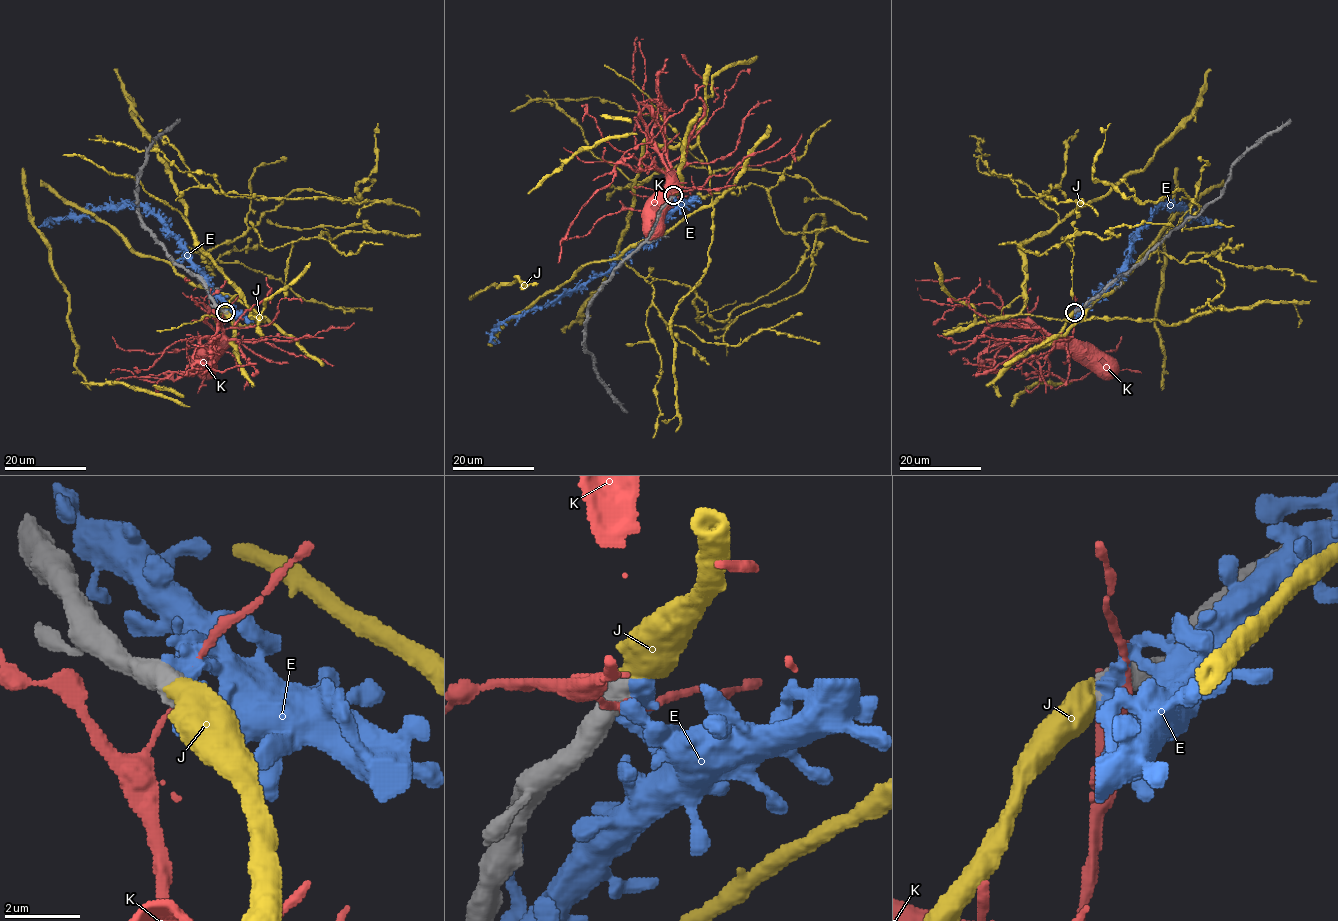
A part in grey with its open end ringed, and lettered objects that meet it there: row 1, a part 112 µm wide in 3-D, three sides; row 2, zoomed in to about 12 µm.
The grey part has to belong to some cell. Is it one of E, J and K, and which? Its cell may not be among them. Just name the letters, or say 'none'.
J

